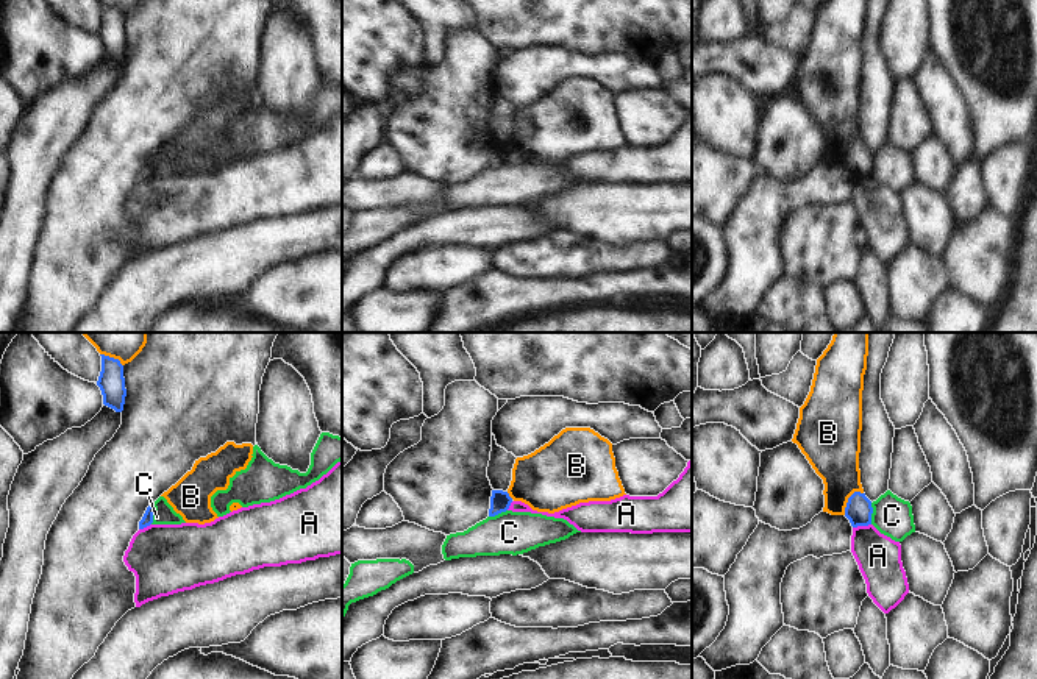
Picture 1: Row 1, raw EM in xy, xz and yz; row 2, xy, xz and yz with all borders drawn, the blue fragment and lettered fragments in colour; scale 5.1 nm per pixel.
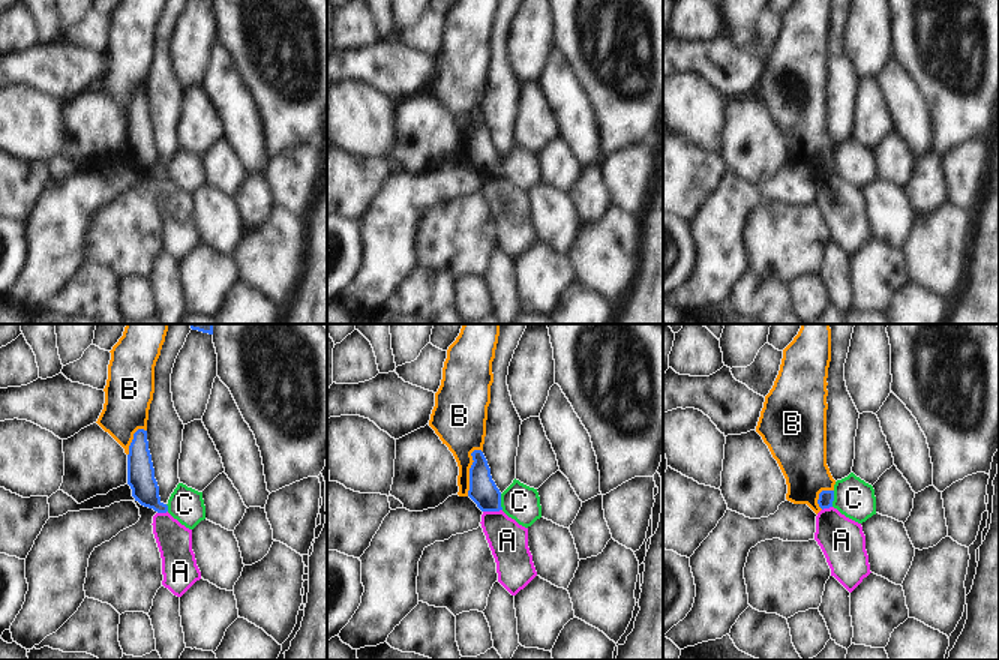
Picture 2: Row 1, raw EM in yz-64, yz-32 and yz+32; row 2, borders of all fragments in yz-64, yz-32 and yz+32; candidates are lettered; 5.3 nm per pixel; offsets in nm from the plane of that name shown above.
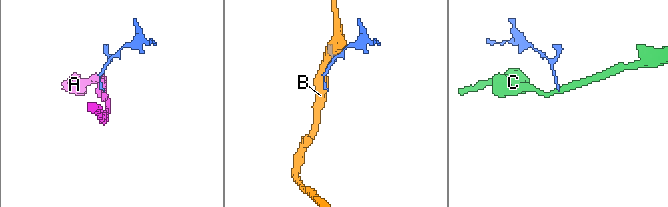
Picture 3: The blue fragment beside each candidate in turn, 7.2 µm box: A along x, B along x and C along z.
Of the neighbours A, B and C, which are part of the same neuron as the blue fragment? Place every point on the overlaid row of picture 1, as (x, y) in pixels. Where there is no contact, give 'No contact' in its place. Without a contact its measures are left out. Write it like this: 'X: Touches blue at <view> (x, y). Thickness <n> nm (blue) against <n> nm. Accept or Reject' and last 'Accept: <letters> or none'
A: Touches blue at yz (861, 525). Thickness 140 nm (blue) against 220 nm. Reject
B: Touches blue at yz (848, 500). Thickness 140 nm (blue) against 260 nm. Reject
C: Touches blue at xy (153, 512). Thickness 60 nm (blue) against 110 nm. Reject
Accept: none.

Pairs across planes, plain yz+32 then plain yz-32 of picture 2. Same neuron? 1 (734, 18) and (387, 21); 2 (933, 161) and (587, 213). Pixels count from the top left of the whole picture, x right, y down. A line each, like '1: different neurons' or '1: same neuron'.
1: different neurons
2: same neuron

